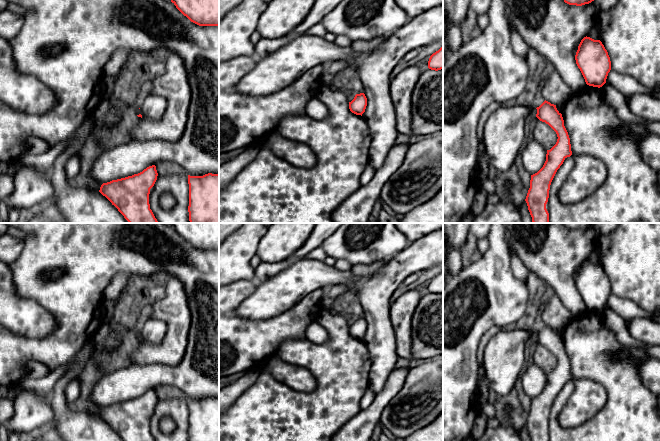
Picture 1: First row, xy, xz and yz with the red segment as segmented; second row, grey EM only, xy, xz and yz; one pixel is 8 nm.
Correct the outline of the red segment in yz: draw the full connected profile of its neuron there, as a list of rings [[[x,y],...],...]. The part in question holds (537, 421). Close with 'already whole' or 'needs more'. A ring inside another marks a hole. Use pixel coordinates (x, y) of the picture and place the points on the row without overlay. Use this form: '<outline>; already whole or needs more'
[[[545,324],[536,333],[536,341],[548,348],[556,356],[558,363],[556,368],[547,374],[543,391],[531,399],[530,412],[525,425],[531,441],[549,441],[546,428],[551,406],[564,384],[572,379],[572,375],[562,338],[557,334],[556,329]]]; already whole

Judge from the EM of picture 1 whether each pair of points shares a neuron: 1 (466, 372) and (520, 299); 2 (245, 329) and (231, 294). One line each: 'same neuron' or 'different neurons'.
1: same neuron
2: same neuron

